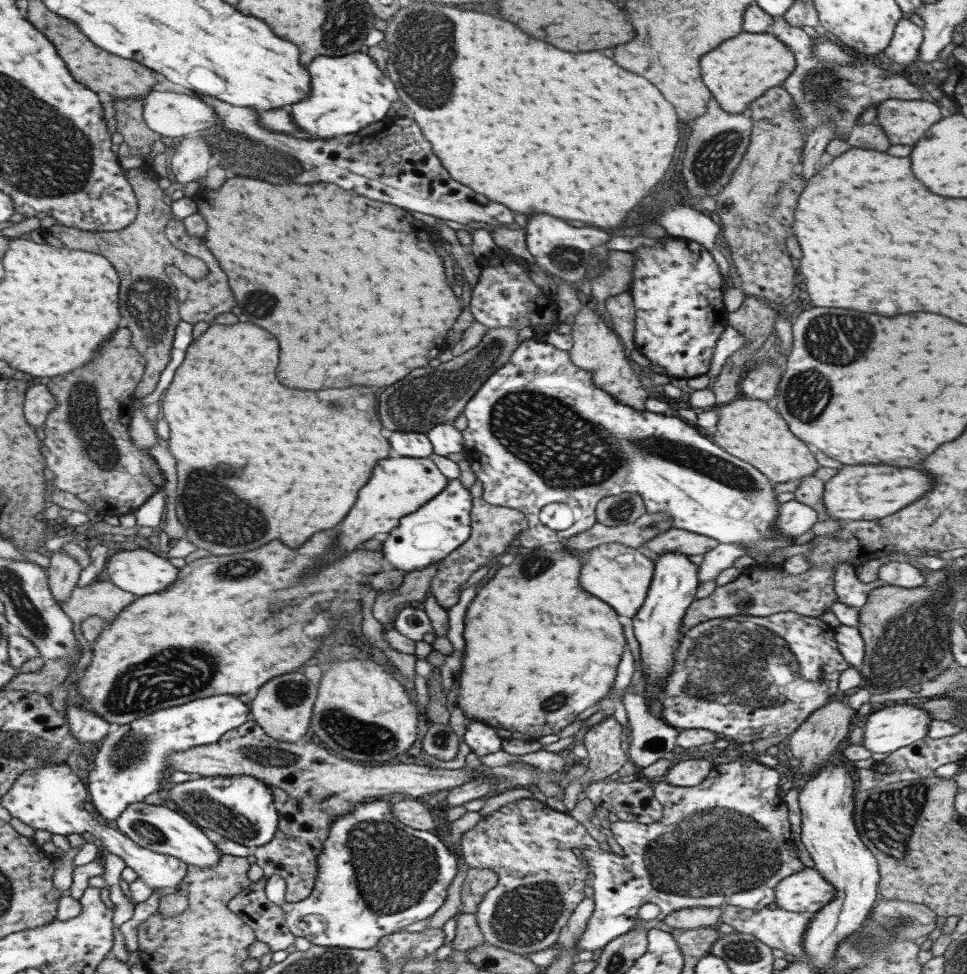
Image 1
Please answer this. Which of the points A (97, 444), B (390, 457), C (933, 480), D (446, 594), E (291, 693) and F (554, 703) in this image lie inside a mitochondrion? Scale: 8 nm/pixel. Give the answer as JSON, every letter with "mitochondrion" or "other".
{"A":"mitochondrion","B":"other","C":"other","D":"other","E":"mitochondrion","F":"mitochondrion"}

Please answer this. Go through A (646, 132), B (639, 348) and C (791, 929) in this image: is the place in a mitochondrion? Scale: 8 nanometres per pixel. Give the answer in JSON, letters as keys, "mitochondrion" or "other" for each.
{"A":"other","B":"other","C":"other"}

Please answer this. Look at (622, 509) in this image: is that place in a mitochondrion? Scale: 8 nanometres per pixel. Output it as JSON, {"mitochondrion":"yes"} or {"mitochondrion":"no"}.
{"mitochondrion":"yes"}

